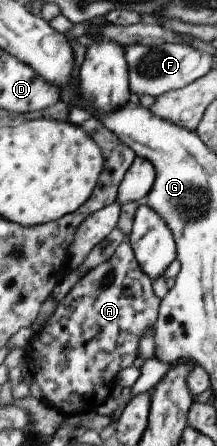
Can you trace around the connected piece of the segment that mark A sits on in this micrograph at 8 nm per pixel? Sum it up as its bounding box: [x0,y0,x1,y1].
[24,242,159,417]

